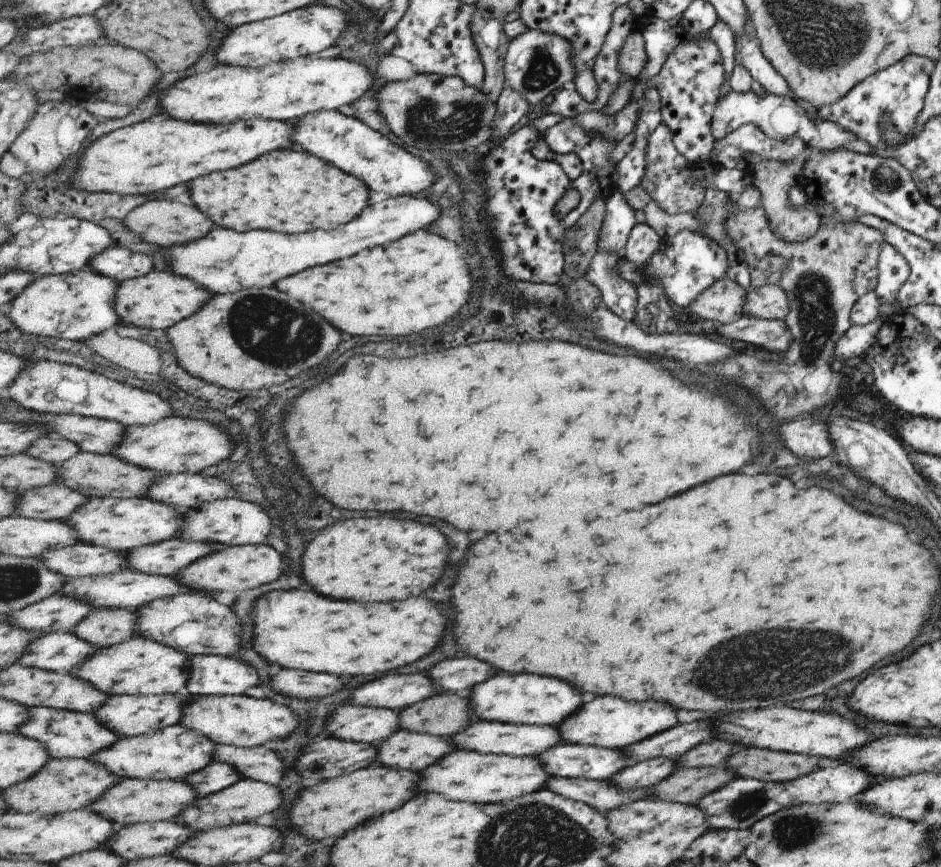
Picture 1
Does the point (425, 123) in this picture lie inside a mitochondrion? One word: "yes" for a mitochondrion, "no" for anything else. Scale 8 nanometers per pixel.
yes

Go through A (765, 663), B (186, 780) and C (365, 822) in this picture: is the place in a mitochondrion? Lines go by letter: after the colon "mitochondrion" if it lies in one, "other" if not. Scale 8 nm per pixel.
A: mitochondrion
B: other
C: other

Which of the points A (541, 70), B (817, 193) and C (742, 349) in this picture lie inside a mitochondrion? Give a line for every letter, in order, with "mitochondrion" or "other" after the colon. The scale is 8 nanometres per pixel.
A: mitochondrion
B: other
C: other

